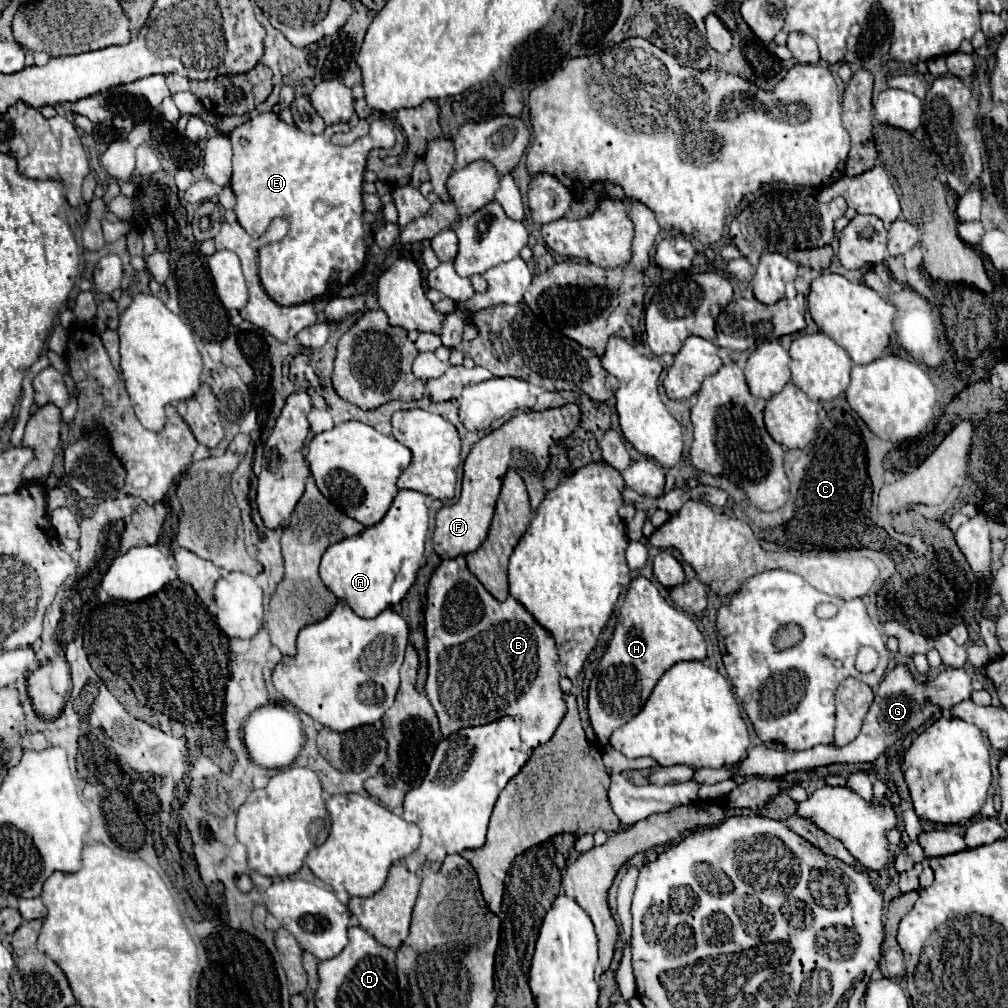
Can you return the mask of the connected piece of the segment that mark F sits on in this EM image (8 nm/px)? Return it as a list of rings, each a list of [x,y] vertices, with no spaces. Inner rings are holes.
[[[566,404],[560,408],[552,410],[542,410],[542,412],[522,412],[504,422],[500,428],[492,430],[486,434],[480,442],[476,442],[470,450],[470,454],[464,460],[464,478],[462,478],[462,494],[456,504],[444,506],[436,514],[436,528],[432,536],[432,546],[434,552],[442,558],[456,558],[460,554],[470,554],[474,552],[488,536],[488,528],[494,516],[496,500],[500,494],[500,484],[508,468],[516,468],[520,476],[526,482],[526,488],[530,492],[530,502],[532,508],[536,510],[538,504],[544,498],[544,486],[540,476],[548,468],[550,456],[548,448],[570,434],[574,426],[580,420],[580,408],[576,404]],[[516,452],[522,454],[522,464],[516,462]],[[532,454],[532,456],[530,456]],[[532,458],[532,462],[530,462]]]

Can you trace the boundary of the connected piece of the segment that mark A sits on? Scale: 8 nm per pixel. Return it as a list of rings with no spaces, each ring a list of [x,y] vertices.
[[[400,490],[380,524],[328,546],[320,562],[320,578],[326,588],[334,592],[338,600],[346,602],[358,616],[374,618],[382,610],[398,604],[414,584],[424,554],[426,532],[426,496],[416,490]]]

